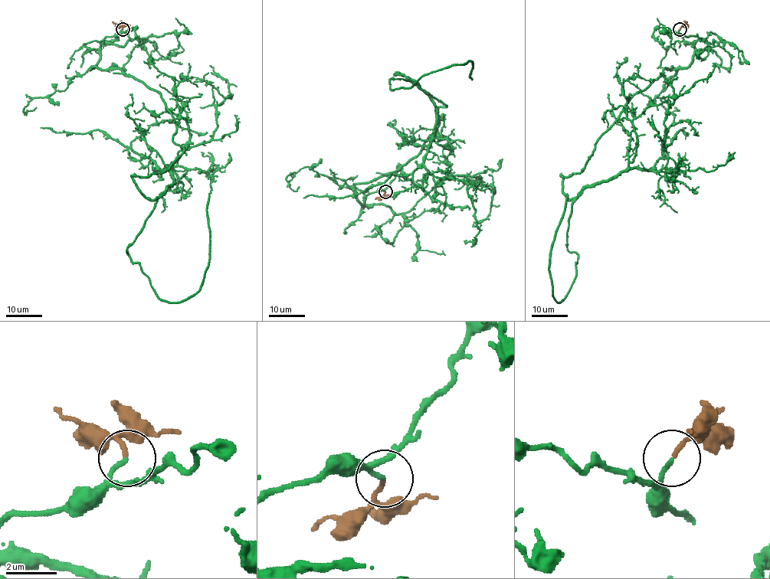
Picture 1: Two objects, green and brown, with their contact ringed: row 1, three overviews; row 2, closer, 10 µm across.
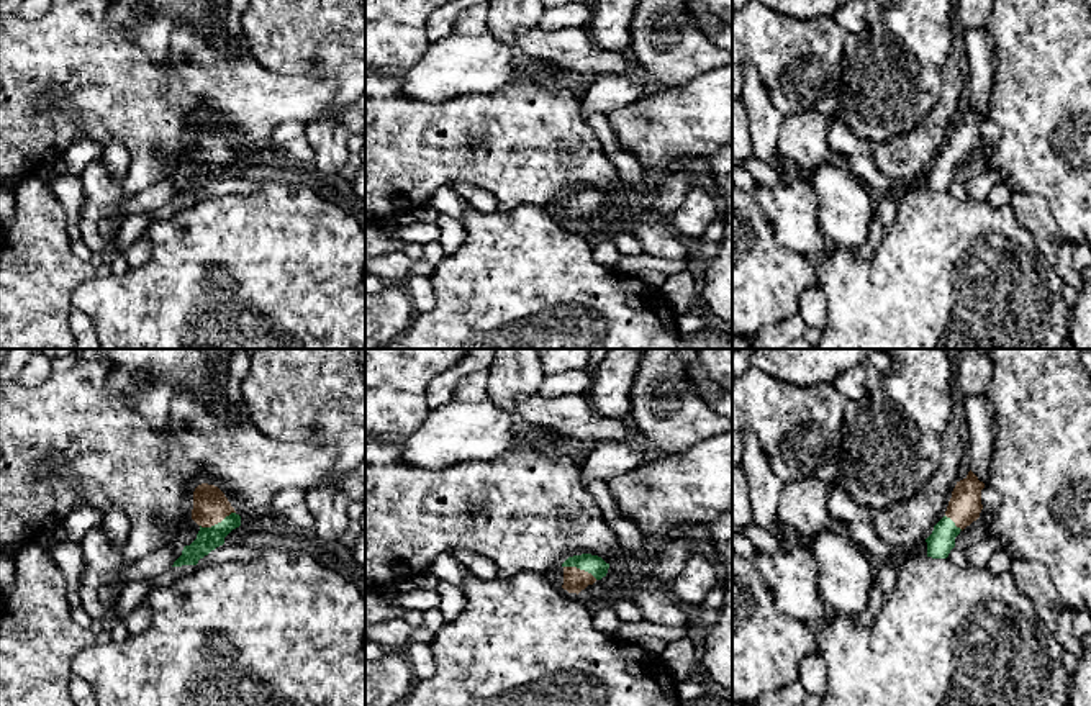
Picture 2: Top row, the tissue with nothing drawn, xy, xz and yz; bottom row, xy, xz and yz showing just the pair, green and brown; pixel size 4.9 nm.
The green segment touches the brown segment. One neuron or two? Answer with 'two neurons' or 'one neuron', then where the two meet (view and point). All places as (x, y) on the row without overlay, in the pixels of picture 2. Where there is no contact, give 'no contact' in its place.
one neuron; meets green in xy at (218, 156)

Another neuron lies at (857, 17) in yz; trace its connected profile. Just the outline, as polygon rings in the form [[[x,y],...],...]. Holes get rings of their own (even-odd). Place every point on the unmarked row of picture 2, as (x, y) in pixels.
[[[852,0],[834,11],[834,20],[849,33],[862,34],[878,21],[883,7],[876,0]]]

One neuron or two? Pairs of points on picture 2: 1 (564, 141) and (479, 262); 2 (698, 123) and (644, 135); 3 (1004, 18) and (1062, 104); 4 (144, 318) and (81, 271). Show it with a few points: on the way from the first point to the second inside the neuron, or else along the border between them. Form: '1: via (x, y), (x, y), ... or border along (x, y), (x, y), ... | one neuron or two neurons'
1: border along (546, 207), (498, 210) | two neurons
2: via (685, 123), (657, 128) | one neuron
3: via (1026, 40), (1060, 74), (1062, 82) | one neuron
4: border along (95, 276), (76, 287), (71, 307) | two neurons

